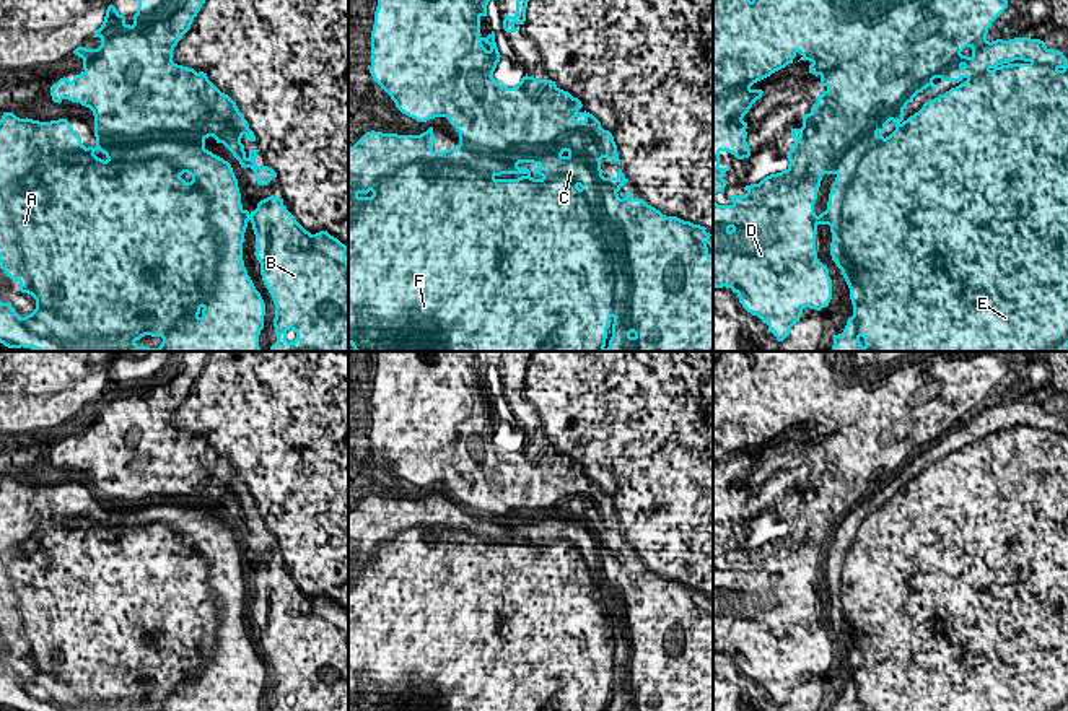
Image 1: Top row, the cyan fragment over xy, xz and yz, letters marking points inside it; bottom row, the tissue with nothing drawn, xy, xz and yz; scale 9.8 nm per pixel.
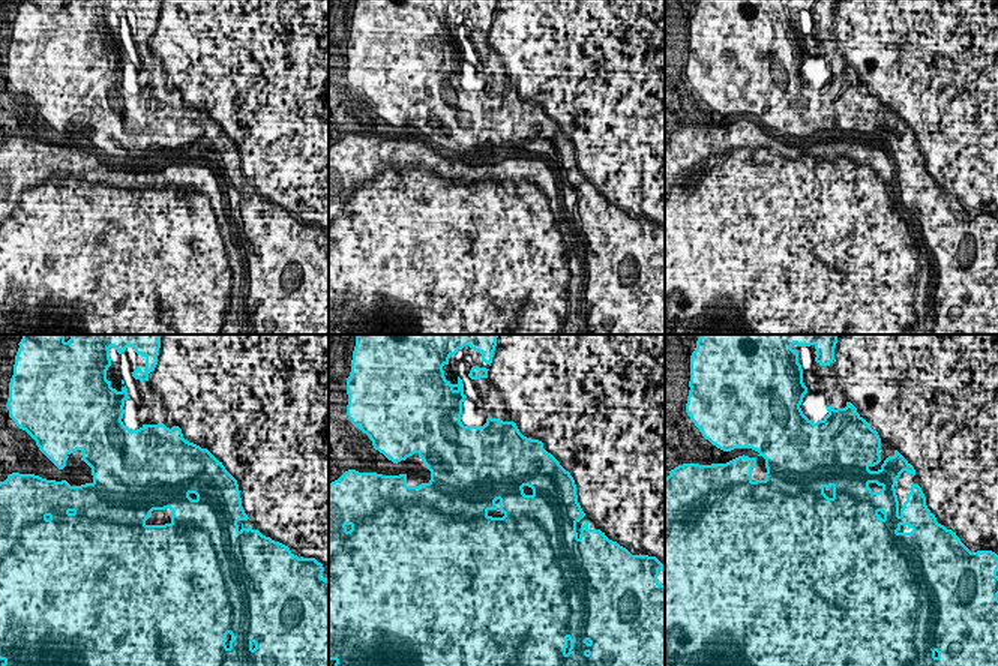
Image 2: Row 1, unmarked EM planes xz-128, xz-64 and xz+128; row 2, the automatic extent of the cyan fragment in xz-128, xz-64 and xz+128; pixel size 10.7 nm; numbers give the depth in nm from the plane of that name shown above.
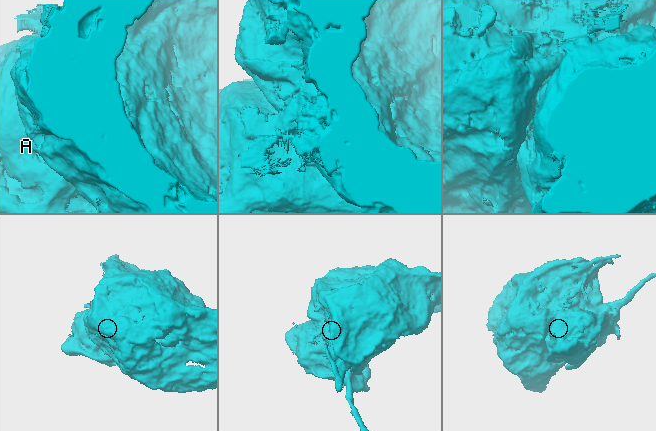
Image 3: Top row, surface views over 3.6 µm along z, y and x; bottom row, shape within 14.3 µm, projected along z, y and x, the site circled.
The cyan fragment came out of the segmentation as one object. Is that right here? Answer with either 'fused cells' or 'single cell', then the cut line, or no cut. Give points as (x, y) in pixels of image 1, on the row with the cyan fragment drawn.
fused cells | yz (803, 56), (834, 72), (855, 135), (873, 124), (849, 184)

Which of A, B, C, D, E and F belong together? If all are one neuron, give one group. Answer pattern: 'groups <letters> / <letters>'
groups A E F / B C D

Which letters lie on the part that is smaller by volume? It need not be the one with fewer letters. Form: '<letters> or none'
A, E, F

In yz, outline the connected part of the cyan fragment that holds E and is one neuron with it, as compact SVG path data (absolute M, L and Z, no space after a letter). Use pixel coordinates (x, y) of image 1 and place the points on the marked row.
M814 63L814 70L819 75L824 75L830 85L821 96L817 103L812 104L808 119L814 119L822 124L827 119L835 120L835 127L845 135L856 138L868 124L874 124L874 146L861 158L856 166L855 177L850 184L842 181L842 164L838 164L838 174L832 184L827 210L817 216L819 225L829 225L832 233L830 255L837 267L842 270L842 275L850 288L850 299L853 304L853 316L848 317L847 325L842 334L834 335L834 345L830 351L1068 351L1068 65L1063 70L1044 65L1044 63L1008 63L995 67L993 70L982 72L956 88L951 88L944 94L939 94L934 99L930 99L923 107L910 116L907 120L899 124L889 137L881 133L886 130L886 125L891 122L887 101L878 103L873 107L868 106L853 106L848 101L848 112L835 106L832 96L835 94L835 70L822 70L822 65Z

